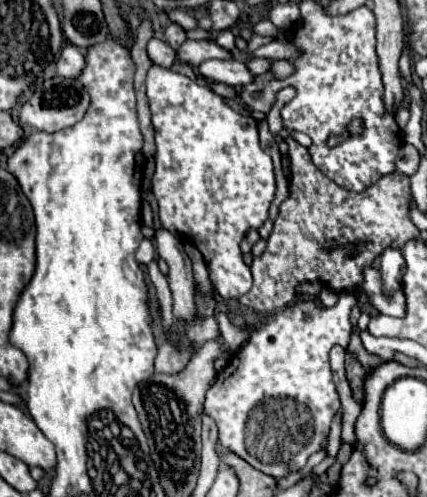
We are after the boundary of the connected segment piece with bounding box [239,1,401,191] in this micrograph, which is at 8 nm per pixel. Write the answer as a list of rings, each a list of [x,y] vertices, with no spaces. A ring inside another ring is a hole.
[[[301,1],[299,3],[303,21],[291,35],[291,43],[301,51],[301,55],[291,61],[293,75],[285,79],[275,79],[275,75],[263,73],[253,83],[245,85],[239,91],[241,103],[253,111],[269,113],[275,103],[275,93],[283,85],[293,85],[297,95],[281,109],[283,125],[293,131],[303,131],[311,137],[313,149],[323,151],[323,159],[313,159],[313,163],[337,185],[349,191],[361,191],[383,175],[395,171],[395,157],[401,145],[401,137],[397,137],[399,127],[395,119],[383,107],[383,83],[377,67],[375,53],[375,17],[369,7],[357,7],[345,15],[329,17],[323,13],[319,3]],[[261,89],[263,95],[259,99],[253,93]],[[353,117],[363,117],[365,131],[361,137],[349,137],[335,149],[325,145],[327,137],[333,133],[341,133]]]

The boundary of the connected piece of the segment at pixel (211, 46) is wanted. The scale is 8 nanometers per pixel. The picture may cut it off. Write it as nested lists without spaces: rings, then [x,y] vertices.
[[[187,39],[177,49],[177,55],[191,65],[199,65],[207,59],[231,59],[231,53],[223,47],[219,47],[217,43],[213,43],[213,41],[191,41],[191,39]]]

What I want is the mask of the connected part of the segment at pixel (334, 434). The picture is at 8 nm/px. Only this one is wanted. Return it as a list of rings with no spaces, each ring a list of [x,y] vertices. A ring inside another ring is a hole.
[[[337,413],[337,417],[333,419],[333,425],[331,425],[331,433],[329,433],[329,443],[327,443],[327,455],[335,455],[341,447],[341,413]]]

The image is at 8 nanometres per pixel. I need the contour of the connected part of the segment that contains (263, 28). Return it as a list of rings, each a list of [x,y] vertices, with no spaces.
[[[265,19],[265,21],[259,21],[253,25],[253,35],[261,35],[261,37],[275,37],[277,35],[277,27]]]

